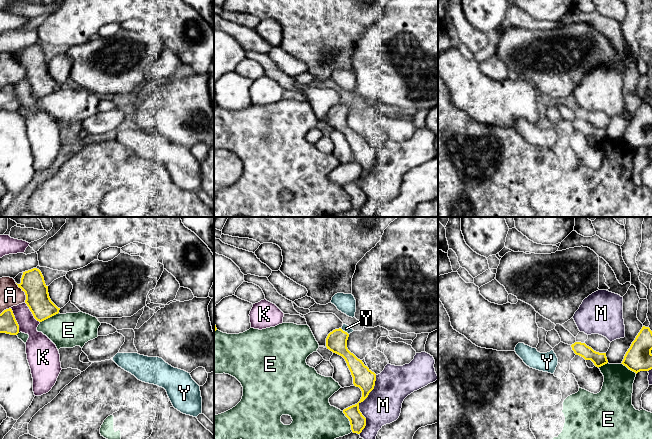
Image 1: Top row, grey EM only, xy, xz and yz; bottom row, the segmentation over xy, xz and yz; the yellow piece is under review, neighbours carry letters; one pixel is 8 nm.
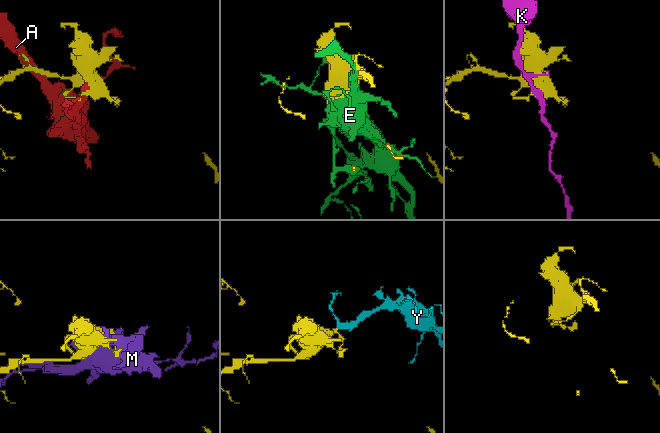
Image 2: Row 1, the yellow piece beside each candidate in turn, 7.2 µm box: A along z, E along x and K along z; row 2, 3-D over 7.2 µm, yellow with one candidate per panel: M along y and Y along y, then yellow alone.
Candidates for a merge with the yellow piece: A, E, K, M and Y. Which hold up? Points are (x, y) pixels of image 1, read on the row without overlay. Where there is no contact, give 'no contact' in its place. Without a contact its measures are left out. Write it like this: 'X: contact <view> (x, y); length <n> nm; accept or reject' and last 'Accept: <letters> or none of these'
A: contact xy (24, 67); length 170 nm; reject
E: contact xz (349, 196); length 190 nm; reject
K: contact xy (15, 96); length 220 nm; reject
M: contact xz (358, 181); length 500 nm; reject
Y: contact xz (344, 107); length 90 nm; accept
Accept: Y

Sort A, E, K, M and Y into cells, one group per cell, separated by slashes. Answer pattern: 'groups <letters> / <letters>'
groups A / E / K / M / Y

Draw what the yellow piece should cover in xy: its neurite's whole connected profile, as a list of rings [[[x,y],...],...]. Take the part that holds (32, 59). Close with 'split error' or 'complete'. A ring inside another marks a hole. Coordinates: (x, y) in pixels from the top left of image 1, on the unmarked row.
[[[39,45],[23,48],[21,59],[17,61],[25,68],[25,79],[37,97],[42,98],[59,89],[60,84],[51,77],[48,62]]] | complete

